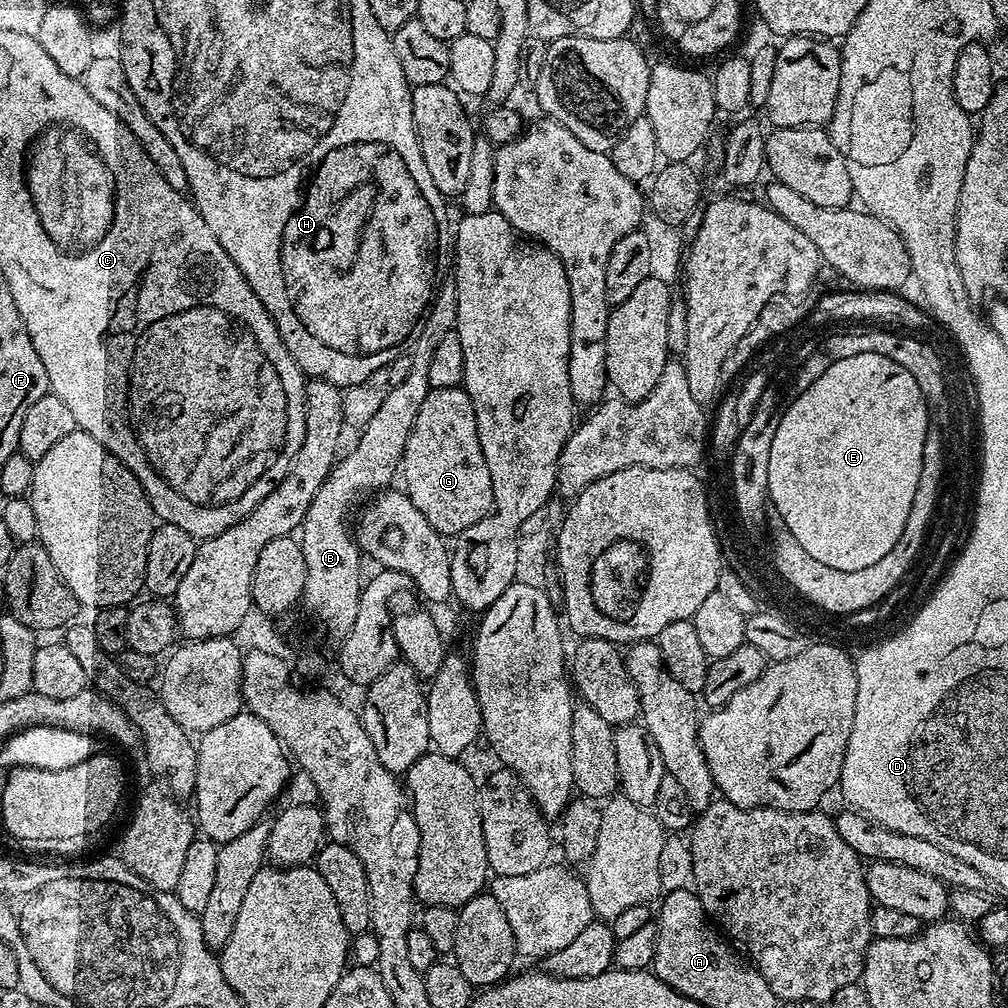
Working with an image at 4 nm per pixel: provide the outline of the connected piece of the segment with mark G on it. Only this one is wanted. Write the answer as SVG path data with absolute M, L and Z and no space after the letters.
M463 387L428 391L404 447L402 476L403 472L403 491L422 510L426 522L445 537L459 536L466 526L474 526L493 511L490 470L482 454L474 406Z

